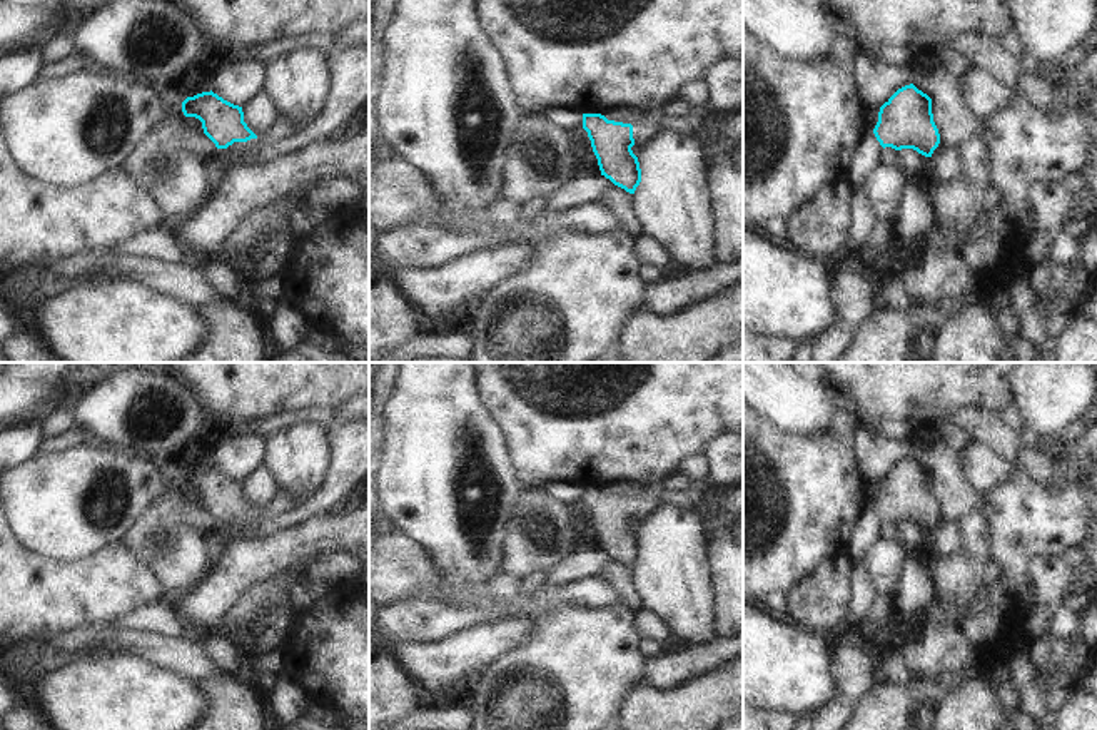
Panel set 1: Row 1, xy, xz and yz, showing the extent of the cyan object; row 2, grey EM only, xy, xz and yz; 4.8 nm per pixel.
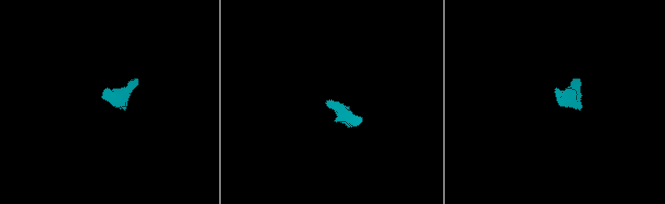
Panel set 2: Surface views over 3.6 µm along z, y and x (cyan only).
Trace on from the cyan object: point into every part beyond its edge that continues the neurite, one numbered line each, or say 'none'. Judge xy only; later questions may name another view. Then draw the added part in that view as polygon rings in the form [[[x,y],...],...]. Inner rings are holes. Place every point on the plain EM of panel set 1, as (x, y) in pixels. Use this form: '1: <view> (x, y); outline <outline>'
1: xy (283, 501); outline [[[277,488],[274,498],[267,504],[255,508],[257,511],[247,516],[257,518],[257,520],[276,518],[296,506],[297,506],[297,501],[282,488]]]

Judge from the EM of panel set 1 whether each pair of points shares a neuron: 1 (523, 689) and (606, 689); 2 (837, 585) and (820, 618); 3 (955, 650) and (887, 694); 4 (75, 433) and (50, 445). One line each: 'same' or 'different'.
1: same
2: same
3: different
4: same

